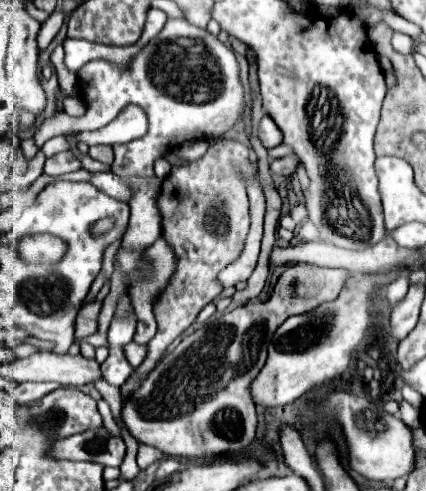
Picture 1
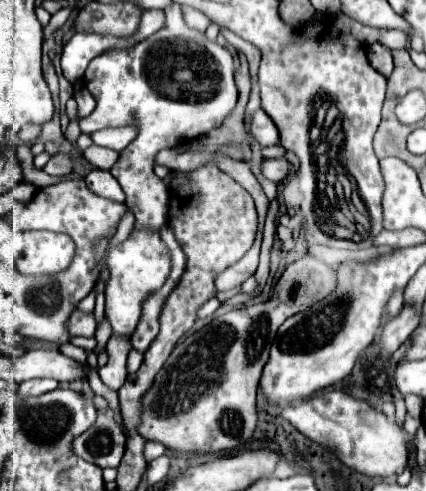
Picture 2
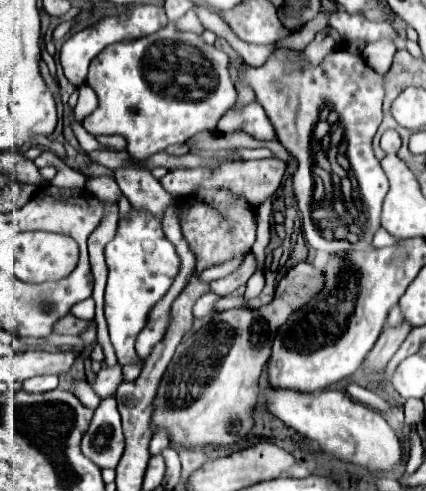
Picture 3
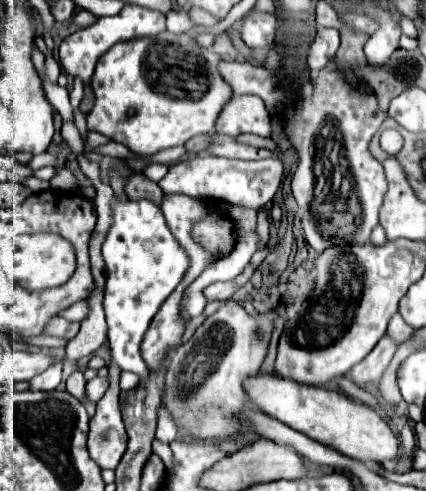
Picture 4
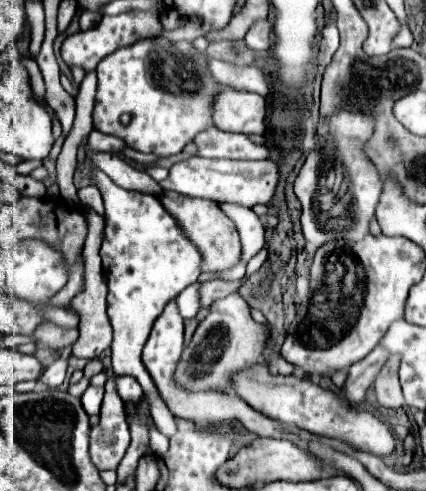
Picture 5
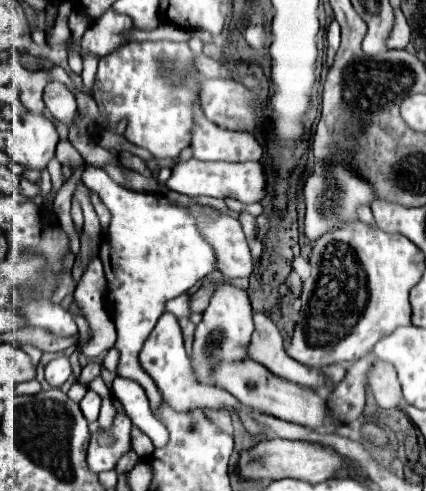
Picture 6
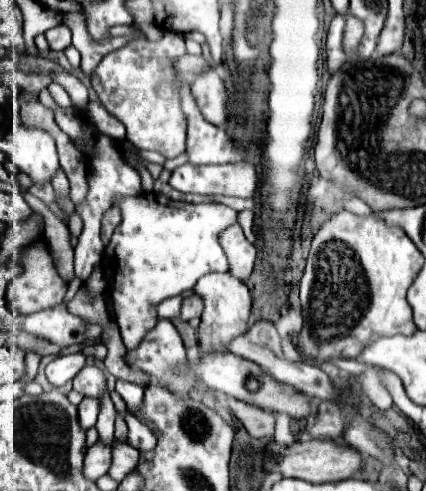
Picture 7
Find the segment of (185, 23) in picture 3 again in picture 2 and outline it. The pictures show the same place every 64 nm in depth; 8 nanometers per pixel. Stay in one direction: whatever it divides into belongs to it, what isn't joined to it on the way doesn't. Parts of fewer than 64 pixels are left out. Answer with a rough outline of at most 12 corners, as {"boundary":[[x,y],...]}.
{"boundary":[[184,6],[184,18],[192,28],[204,32],[210,18],[200,10]]}

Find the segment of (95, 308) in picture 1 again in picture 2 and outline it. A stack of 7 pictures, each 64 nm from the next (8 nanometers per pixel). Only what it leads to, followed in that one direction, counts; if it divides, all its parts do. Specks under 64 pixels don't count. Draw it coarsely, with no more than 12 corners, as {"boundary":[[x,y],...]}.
{"boundary":[[72,312],[68,330],[72,336],[94,336],[94,314]]}

